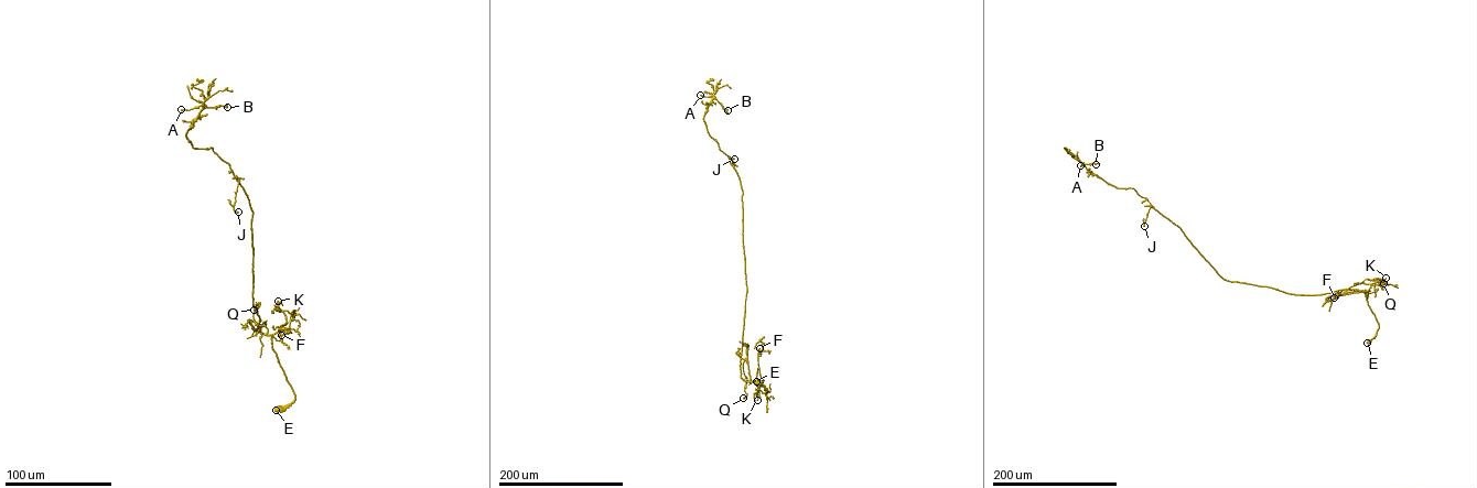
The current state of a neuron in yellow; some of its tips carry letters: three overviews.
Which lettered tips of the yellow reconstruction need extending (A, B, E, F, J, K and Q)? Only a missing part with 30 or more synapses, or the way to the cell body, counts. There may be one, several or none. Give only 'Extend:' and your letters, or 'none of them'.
Extend: none of them

